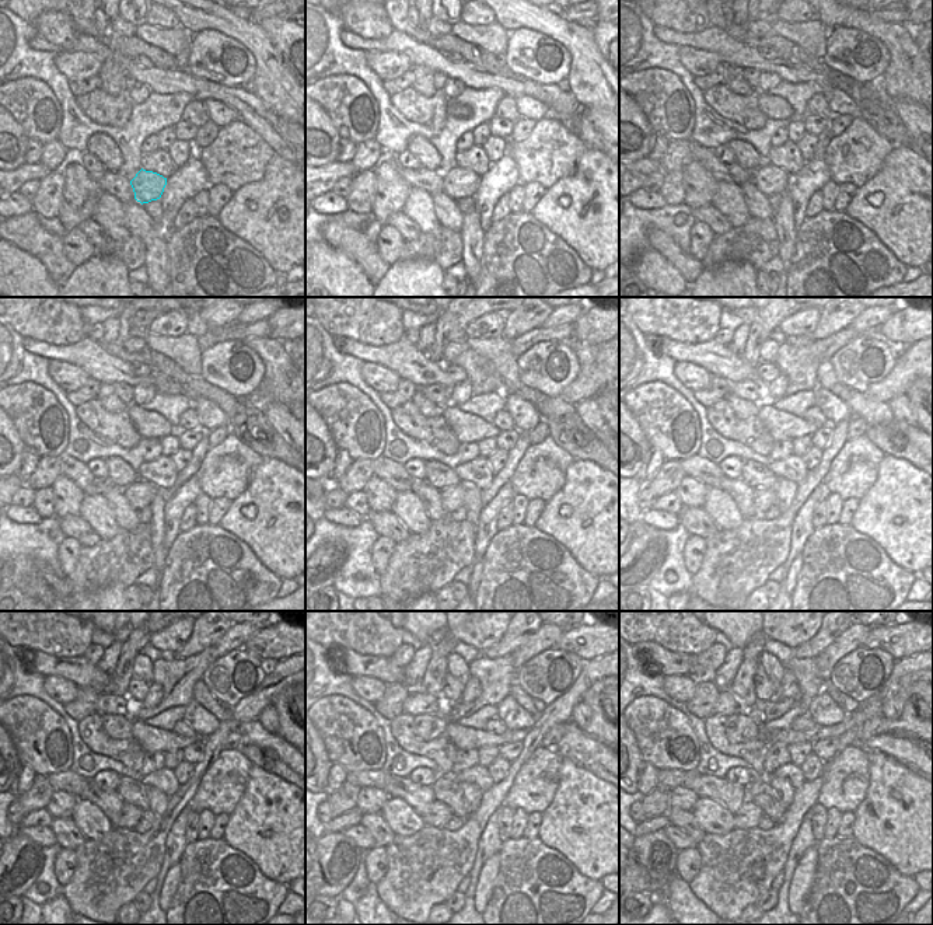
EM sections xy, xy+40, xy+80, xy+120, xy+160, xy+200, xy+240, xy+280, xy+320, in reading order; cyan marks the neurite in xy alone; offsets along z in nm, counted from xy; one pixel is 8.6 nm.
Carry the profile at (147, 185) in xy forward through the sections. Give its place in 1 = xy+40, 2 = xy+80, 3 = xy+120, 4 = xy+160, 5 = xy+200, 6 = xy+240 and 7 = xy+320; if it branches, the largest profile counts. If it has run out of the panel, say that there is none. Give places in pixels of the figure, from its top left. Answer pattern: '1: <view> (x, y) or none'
1: xy+40 (458, 182)
2: xy+80 (769, 180)
3: xy+120 (140, 494)
4: xy+160 (453, 498)
5: xy+200 (762, 499)
6: xy+240 (130, 816)
7: xy+320 (750, 814)

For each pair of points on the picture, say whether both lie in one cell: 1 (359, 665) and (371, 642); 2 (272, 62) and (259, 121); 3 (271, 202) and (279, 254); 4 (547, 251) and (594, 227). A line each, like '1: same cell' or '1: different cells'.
1: different cells
2: different cells
3: same cell
4: different cells

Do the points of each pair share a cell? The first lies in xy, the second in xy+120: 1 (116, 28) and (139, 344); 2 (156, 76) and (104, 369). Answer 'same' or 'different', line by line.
1: same
2: same

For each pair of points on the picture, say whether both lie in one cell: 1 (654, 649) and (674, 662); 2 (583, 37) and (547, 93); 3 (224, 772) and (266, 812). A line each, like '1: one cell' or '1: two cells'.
1: one cell
2: two cells
3: two cells

